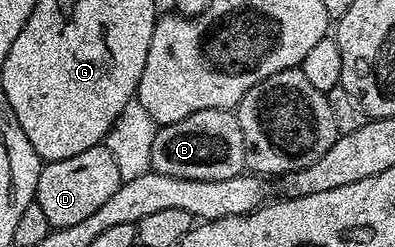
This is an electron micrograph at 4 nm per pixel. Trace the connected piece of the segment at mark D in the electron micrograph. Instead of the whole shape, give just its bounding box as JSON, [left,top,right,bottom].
[34,143,120,229]

